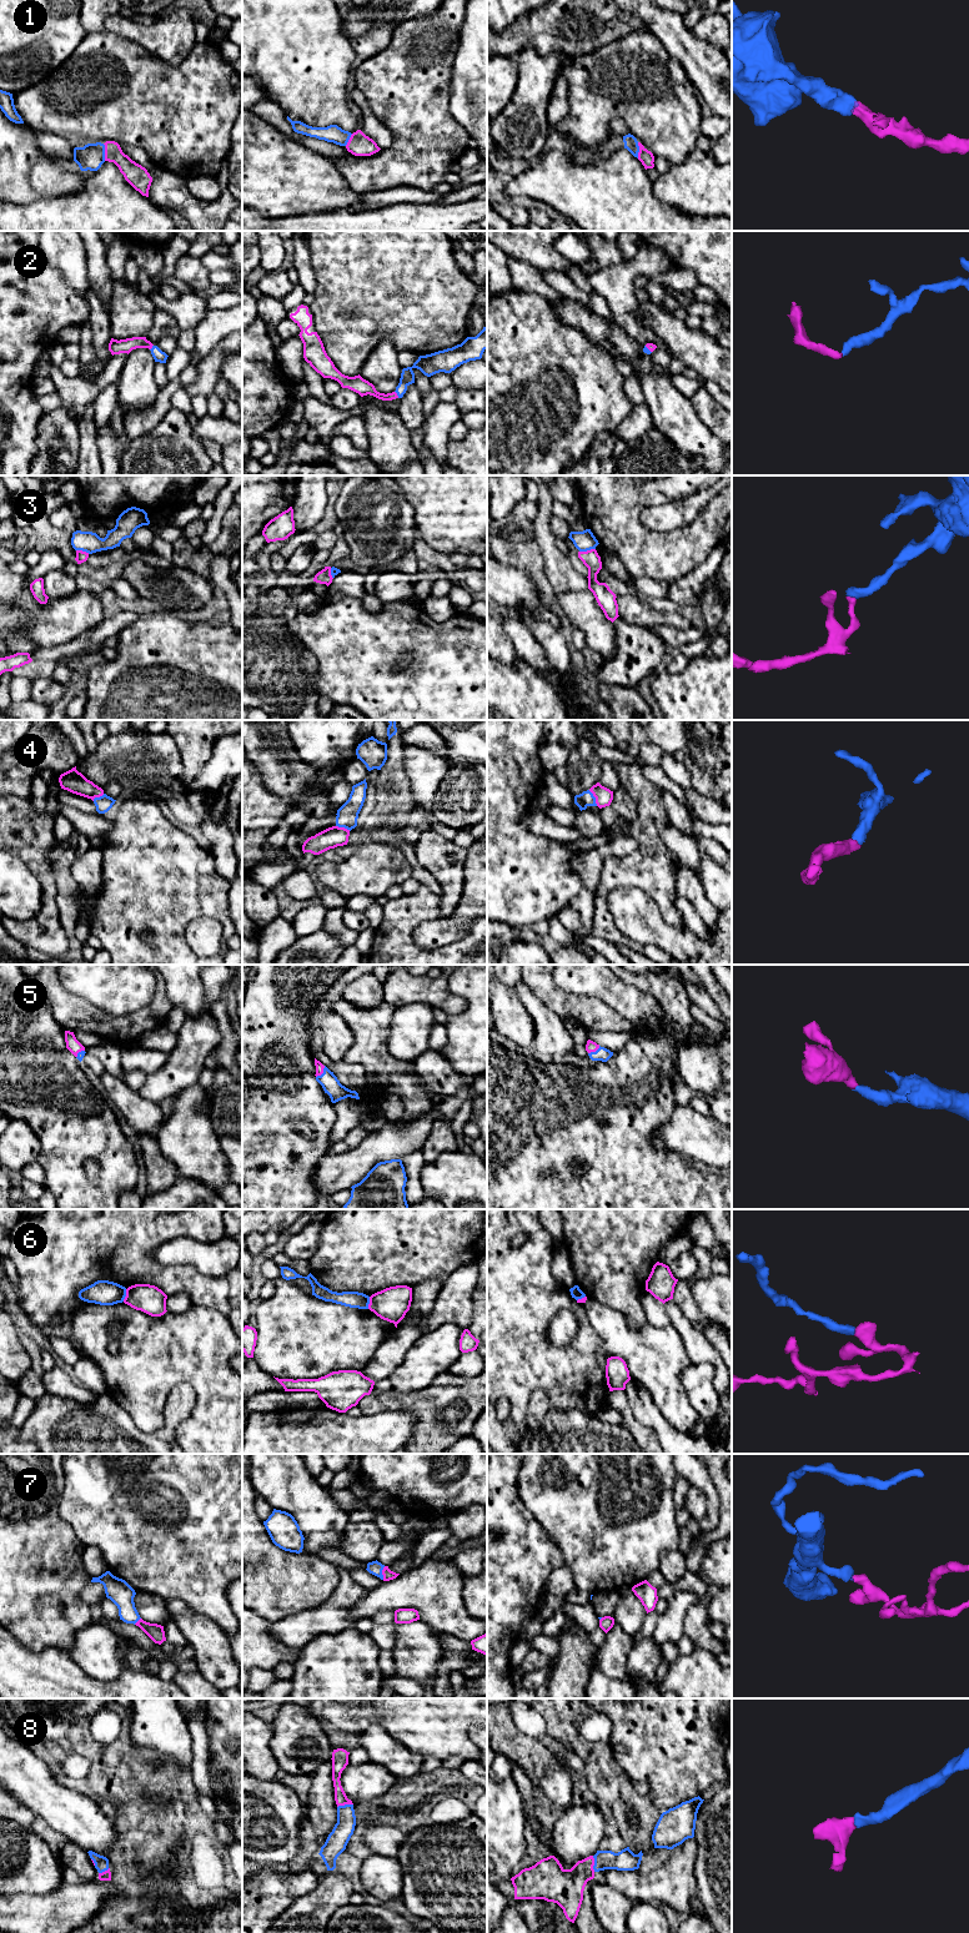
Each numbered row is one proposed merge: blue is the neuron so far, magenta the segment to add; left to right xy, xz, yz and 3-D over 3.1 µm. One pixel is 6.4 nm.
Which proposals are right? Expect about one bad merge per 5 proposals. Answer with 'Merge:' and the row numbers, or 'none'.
Merge: 1, 2, 4, 5, 7, 8

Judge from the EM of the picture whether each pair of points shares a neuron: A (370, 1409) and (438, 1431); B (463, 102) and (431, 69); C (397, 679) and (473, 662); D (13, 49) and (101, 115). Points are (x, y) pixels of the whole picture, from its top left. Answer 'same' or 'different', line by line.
A: same
B: different
C: same
D: different

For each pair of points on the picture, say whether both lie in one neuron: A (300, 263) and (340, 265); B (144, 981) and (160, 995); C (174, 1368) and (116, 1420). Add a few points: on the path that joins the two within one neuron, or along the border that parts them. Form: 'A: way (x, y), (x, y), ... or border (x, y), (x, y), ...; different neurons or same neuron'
A: border (306, 243), (315, 275), (315, 287), (310, 292); different neurons
B: border (156, 977), (152, 998), (135, 1012); different neurons
C: border (106, 1393), (141, 1430), (146, 1431); different neurons

